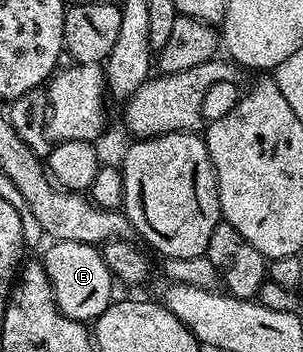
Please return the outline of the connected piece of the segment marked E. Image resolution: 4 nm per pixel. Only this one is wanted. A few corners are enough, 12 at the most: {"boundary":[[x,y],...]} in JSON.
{"boundary":[[57,239],[42,262],[61,315],[95,321],[114,301],[101,248]]}

